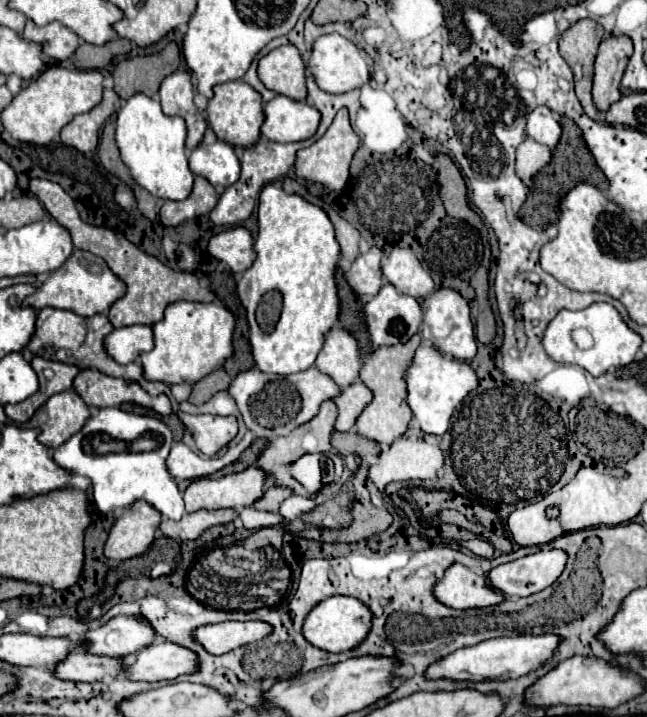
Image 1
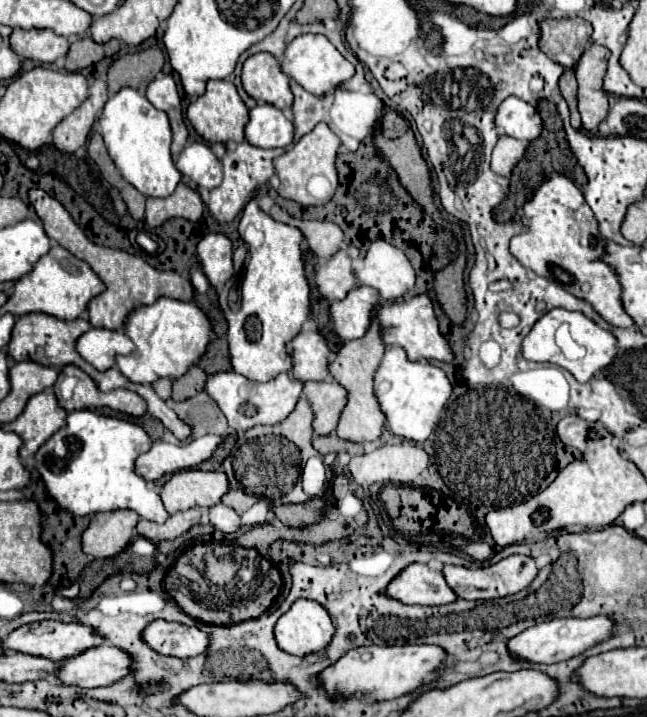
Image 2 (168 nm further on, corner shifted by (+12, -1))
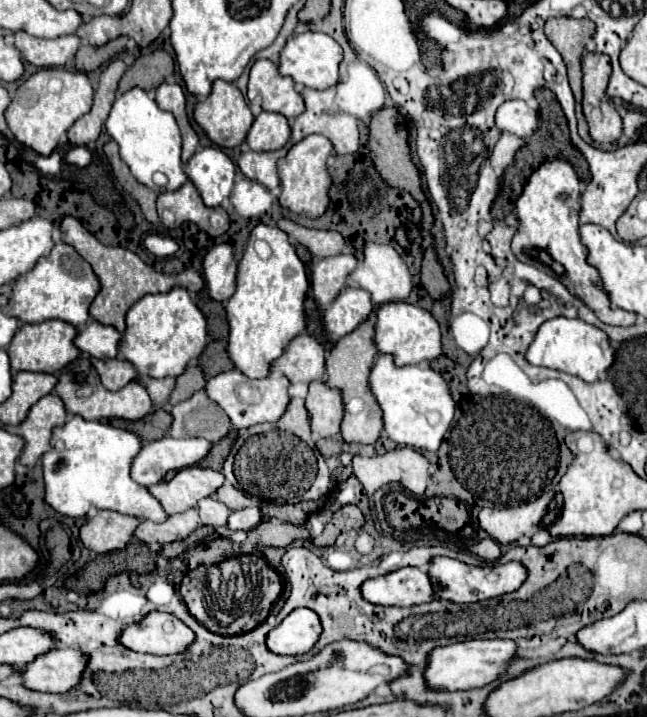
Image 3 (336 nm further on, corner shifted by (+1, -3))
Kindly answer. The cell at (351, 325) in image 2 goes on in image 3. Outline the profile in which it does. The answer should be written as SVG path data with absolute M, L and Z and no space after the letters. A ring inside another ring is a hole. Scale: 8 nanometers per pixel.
M345 288L335 298L331 308L323 310L325 330L329 332L331 340L341 340L343 336L351 334L359 324L363 324L369 314L373 312L371 294L363 288Z

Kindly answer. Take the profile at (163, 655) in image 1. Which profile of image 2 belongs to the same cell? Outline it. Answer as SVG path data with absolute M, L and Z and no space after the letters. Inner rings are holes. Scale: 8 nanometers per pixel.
M94 646L64 660L56 678L66 686L108 686L130 672L132 658L114 646Z

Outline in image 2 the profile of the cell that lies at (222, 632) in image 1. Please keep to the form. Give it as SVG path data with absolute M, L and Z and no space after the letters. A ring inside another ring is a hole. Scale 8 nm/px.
M154 620L144 628L140 636L154 652L164 656L176 656L176 658L192 658L202 654L210 640L208 636L198 630L196 626L184 626L178 622L168 620Z

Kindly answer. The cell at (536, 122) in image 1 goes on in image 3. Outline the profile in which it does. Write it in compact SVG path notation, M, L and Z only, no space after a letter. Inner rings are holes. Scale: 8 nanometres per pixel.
M509 100L499 106L495 124L501 132L511 132L523 140L529 140L539 126L539 114L523 100Z

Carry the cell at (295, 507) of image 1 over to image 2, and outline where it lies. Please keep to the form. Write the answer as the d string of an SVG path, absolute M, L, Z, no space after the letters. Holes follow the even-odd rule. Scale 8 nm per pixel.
M258 500L254 506L250 506L246 512L240 514L240 524L248 524L248 526L264 524L270 520L272 520L272 510L266 500Z

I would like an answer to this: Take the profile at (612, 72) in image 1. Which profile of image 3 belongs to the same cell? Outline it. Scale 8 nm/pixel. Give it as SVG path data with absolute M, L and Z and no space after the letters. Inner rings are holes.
M587 52L583 58L583 114L591 138L599 144L615 144L621 136L621 116L605 94L609 76L609 56Z

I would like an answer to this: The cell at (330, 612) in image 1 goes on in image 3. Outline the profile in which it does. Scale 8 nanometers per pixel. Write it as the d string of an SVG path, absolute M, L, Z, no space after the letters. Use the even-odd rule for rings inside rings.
M311 608L293 610L271 634L267 634L267 648L275 654L307 654L323 632L319 614Z

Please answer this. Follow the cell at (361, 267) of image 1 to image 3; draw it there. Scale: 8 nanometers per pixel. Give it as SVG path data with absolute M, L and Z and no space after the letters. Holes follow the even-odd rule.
M339 254L335 258L317 260L311 272L311 288L319 308L333 304L339 292L347 286L347 276L355 270L357 258L353 254Z

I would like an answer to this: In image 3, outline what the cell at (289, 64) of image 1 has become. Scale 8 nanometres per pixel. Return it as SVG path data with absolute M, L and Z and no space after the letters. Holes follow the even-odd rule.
M257 60L249 72L247 98L253 102L261 98L261 108L279 112L287 118L295 118L305 110L301 94L295 90L295 82L279 74L279 68L271 60Z

